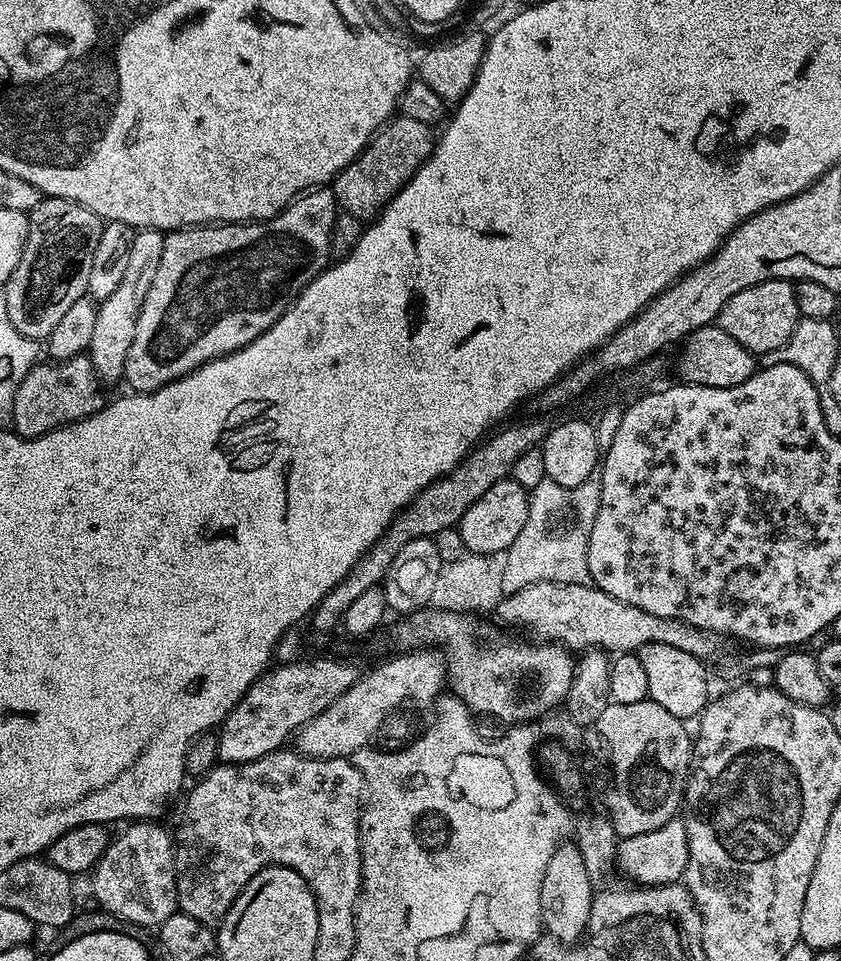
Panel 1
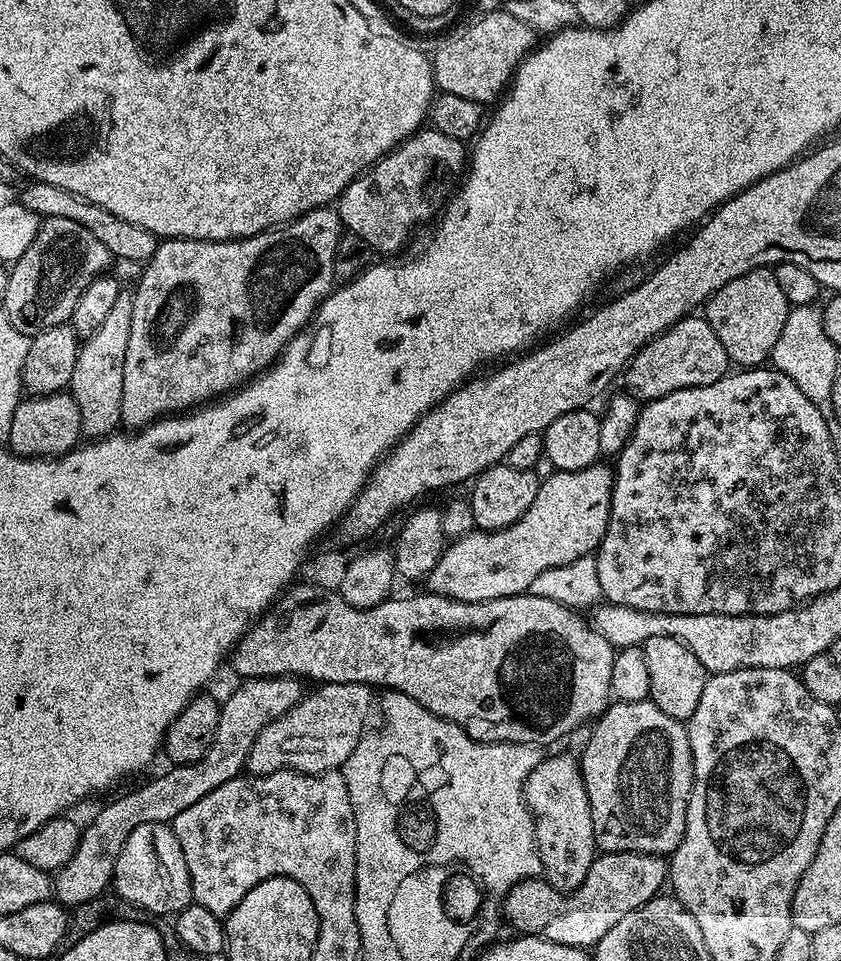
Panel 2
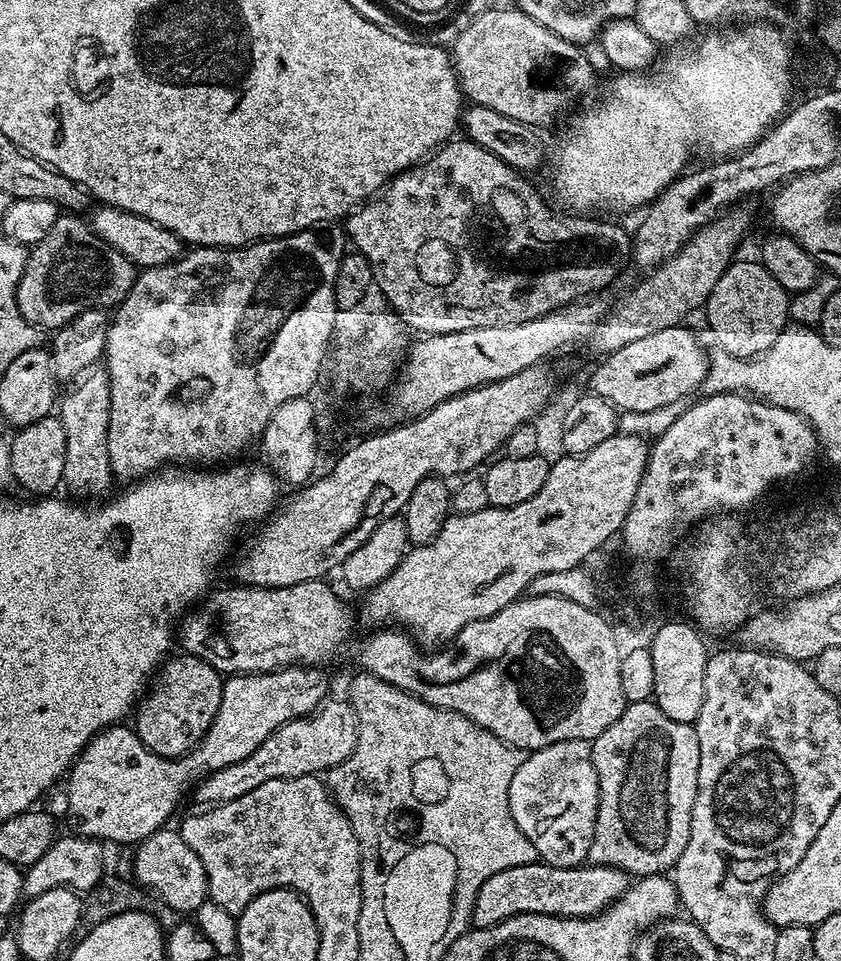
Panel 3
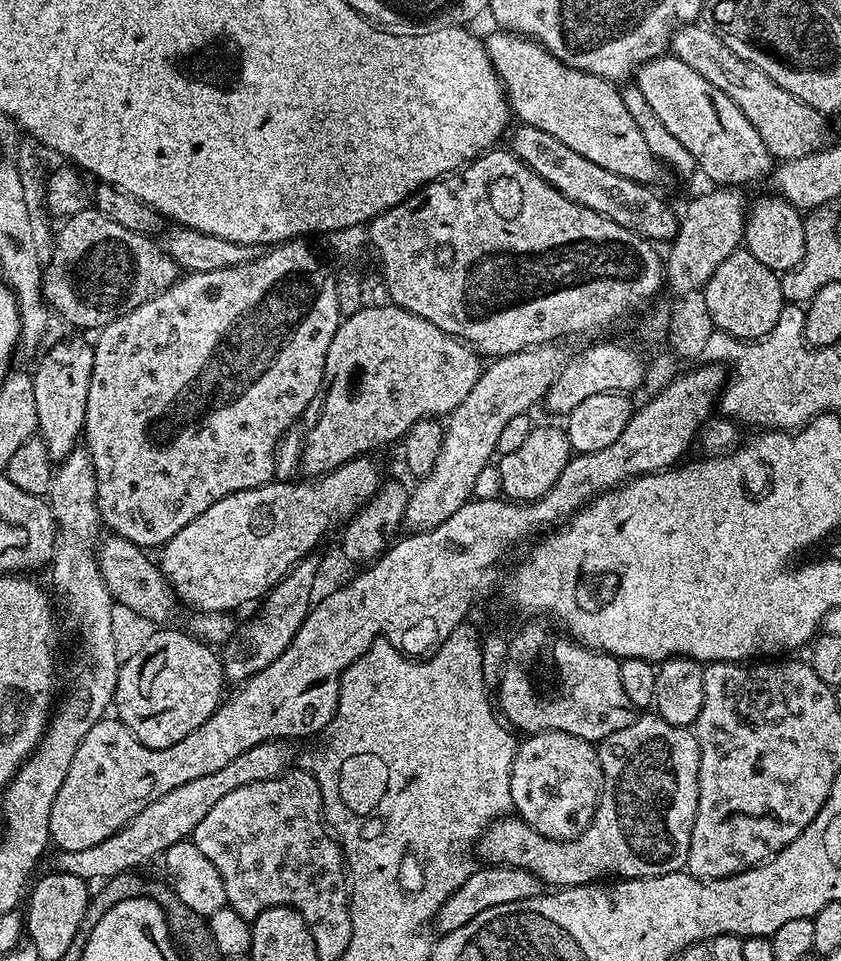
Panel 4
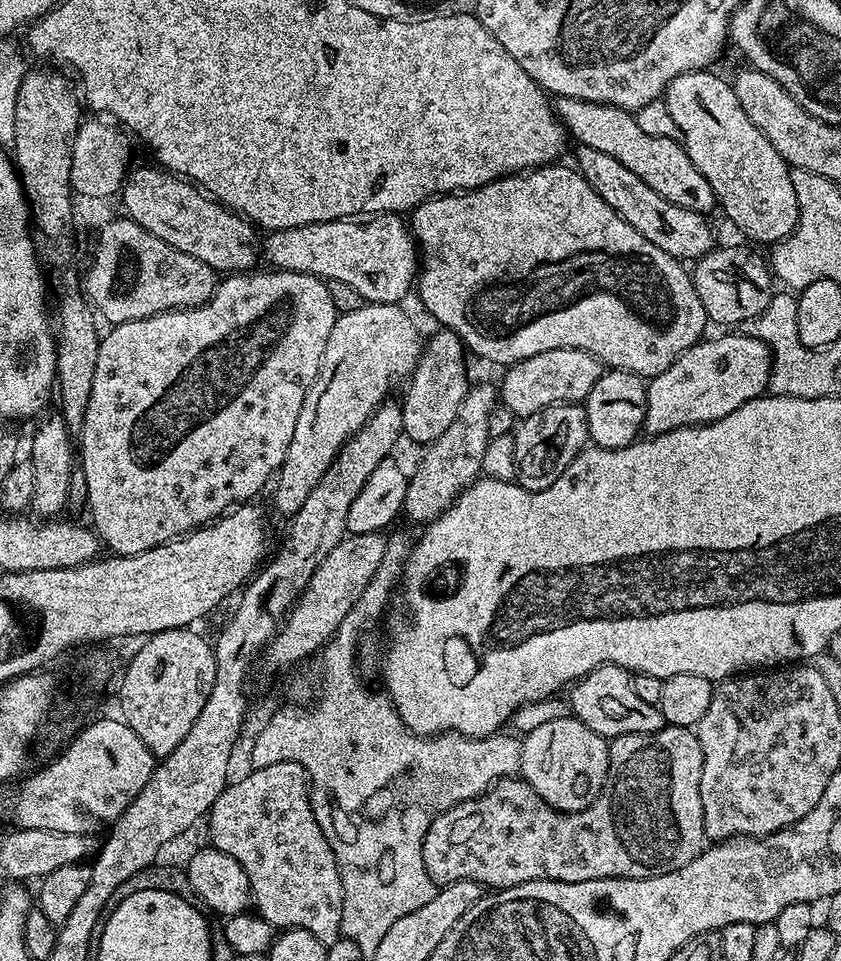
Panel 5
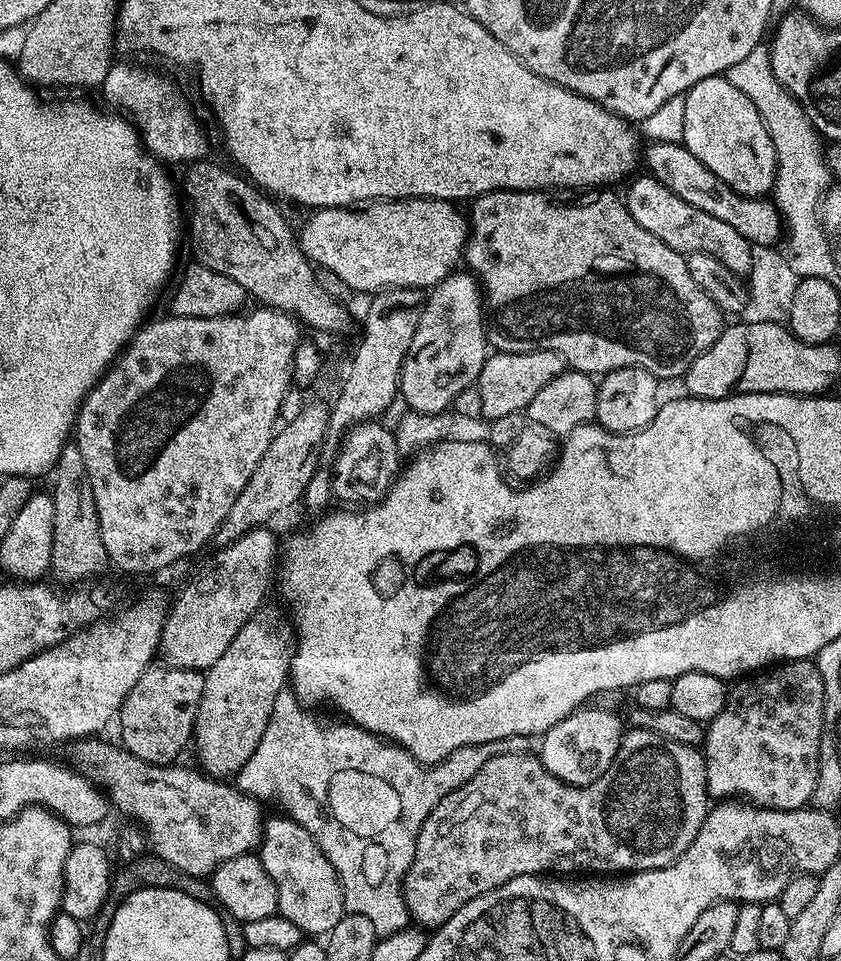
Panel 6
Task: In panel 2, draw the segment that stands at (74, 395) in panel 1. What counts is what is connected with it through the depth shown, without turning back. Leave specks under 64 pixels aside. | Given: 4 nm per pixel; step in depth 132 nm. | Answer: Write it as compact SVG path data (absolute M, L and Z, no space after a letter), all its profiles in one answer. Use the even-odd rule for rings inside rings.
M71 391L51 392L45 396L28 396L21 399L14 410L14 422L10 422L10 434L6 441L17 456L25 458L55 458L64 452L71 452L81 443L78 402L74 402Z

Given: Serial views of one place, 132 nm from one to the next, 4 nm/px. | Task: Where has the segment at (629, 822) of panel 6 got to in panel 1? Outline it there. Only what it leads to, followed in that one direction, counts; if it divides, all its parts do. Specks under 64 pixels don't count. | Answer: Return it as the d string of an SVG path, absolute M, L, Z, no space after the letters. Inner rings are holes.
M650 699L625 704L610 702L590 725L591 747L601 748L612 767L606 818L617 837L650 834L650 830L664 826L681 811L694 743L684 728L685 721Z

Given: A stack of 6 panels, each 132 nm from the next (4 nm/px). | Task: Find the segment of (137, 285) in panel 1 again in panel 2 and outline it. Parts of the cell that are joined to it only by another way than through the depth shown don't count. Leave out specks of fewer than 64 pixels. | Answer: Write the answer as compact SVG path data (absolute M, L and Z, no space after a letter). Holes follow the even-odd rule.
M122 290L102 326L94 330L80 345L78 362L74 362L74 374L70 391L78 402L78 414L82 414L81 433L88 438L111 436L121 427L122 378L126 366L126 345L130 343L130 317L133 316L132 292Z

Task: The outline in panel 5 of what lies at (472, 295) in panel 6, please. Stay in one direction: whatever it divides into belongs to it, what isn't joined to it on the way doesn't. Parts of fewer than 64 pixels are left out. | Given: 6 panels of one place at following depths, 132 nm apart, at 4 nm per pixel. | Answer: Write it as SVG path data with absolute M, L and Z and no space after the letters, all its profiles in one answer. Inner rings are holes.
M439 329L437 333L420 350L420 361L407 381L408 393L402 399L402 426L404 436L412 439L419 446L433 444L450 427L450 422L458 414L458 406L462 406L462 398L466 398L470 387L468 368L464 365L466 349L460 336L448 329Z

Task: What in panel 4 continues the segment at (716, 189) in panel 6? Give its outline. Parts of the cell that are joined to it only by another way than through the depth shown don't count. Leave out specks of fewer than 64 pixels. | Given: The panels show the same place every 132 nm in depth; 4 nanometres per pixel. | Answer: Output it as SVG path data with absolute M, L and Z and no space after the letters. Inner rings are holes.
M524 38L519 43L520 56L508 44L491 45L490 48L493 61L498 62L511 115L521 124L554 134L558 142L570 146L570 150L582 154L582 158L590 158L590 162L602 166L602 170L610 170L610 174L656 186L664 176L665 165L647 146L621 90L616 89L619 87L601 76L568 68L535 40Z

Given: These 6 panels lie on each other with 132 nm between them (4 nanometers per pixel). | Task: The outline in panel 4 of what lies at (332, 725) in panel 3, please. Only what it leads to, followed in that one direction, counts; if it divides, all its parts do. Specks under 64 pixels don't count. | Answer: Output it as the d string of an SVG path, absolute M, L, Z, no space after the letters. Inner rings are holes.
M280 738L262 742L246 750L246 754L238 754L238 758L230 762L230 766L222 766L222 770L214 770L214 774L206 774L203 778L194 778L194 782L186 782L170 790L170 794L162 794L162 798L152 800L130 823L110 834L110 838L98 842L96 846L89 846L86 850L57 851L55 871L74 874L89 882L100 882L109 880L114 875L139 869L139 864L144 864L155 856L157 859L170 846L180 840L189 839L194 826L198 826L198 822L202 822L202 818L206 818L210 809L220 799L226 798L230 790L238 790L238 786L250 786L250 782L273 780L289 771L292 748L288 744L291 743Z

